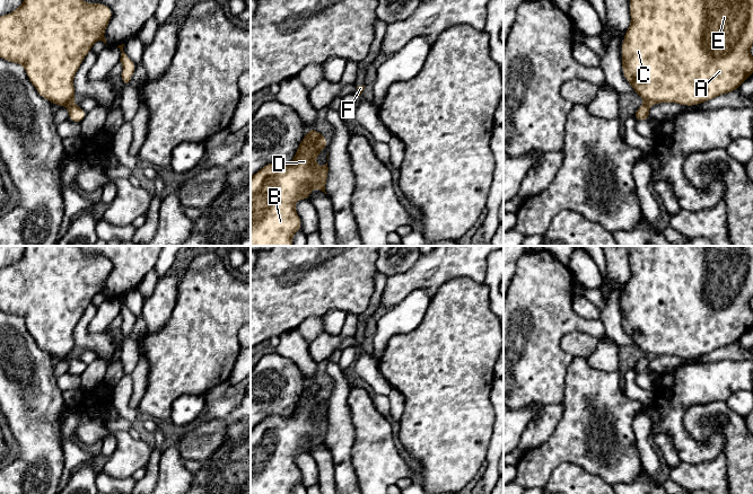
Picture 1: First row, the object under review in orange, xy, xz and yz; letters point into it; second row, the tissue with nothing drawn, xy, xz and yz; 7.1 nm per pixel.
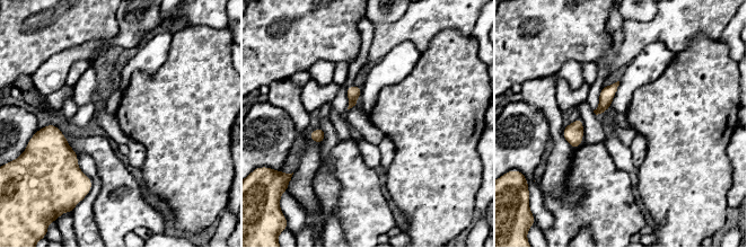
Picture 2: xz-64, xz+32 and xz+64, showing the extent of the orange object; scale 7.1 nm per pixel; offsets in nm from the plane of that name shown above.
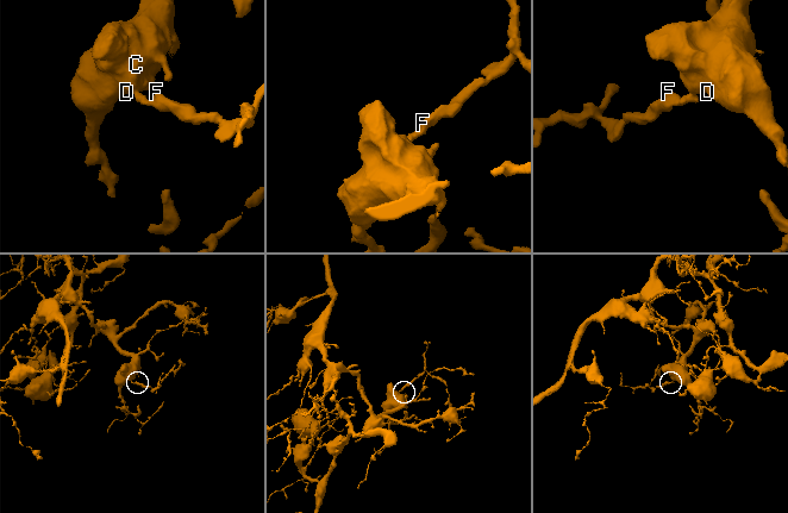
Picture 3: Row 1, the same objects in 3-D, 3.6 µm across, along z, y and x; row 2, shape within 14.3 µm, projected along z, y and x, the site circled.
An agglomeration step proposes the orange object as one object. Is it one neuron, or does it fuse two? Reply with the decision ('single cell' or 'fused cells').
fused cells

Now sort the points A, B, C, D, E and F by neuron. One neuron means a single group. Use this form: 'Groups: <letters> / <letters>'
Groups: A B C D E / F

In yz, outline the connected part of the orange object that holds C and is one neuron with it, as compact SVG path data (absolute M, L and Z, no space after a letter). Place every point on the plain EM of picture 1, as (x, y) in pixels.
M631 246L630 280L624 284L621 299L622 324L627 334L649 358L659 355L676 355L684 359L695 359L717 349L739 342L742 336L753 327L753 246Z

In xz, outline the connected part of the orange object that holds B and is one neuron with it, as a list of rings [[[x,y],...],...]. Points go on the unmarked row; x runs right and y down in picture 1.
[[[312,380],[307,382],[290,415],[270,415],[251,430],[251,494],[292,494],[292,487],[303,484],[295,462],[296,453],[309,453],[313,440],[326,447],[327,415],[322,420],[315,417],[322,402],[327,402],[327,392]]]

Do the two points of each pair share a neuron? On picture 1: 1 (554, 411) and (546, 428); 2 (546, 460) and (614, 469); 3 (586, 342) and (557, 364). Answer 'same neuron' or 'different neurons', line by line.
1: same neuron
2: same neuron
3: different neurons

